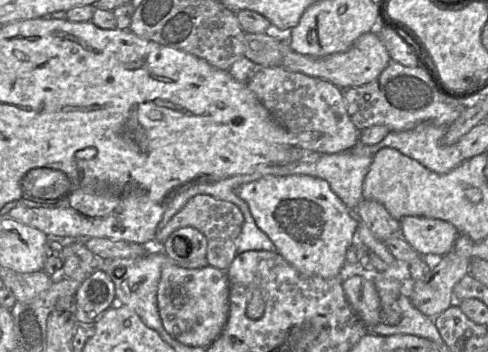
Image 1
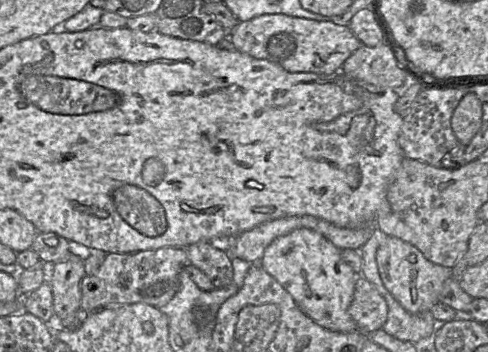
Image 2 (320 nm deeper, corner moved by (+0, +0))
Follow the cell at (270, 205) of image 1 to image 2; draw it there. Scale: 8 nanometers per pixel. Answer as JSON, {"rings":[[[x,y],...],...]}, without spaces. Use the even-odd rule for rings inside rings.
{"rings":[[[296,229],[274,239],[258,264],[292,296],[300,309],[321,327],[348,333],[359,330],[349,314],[357,274],[327,238],[310,229]]]}

